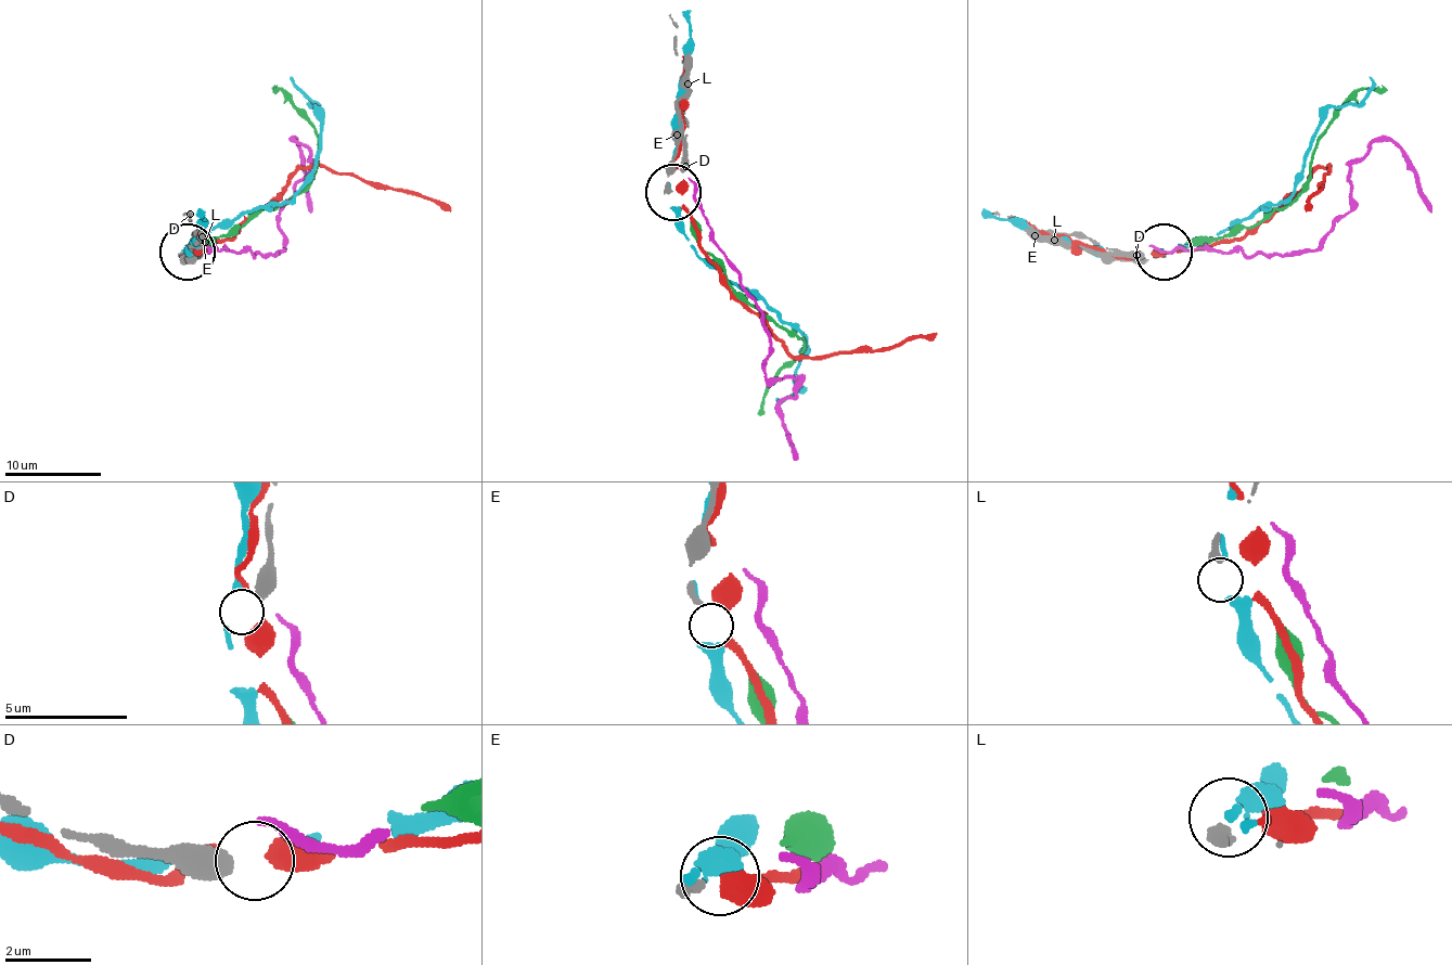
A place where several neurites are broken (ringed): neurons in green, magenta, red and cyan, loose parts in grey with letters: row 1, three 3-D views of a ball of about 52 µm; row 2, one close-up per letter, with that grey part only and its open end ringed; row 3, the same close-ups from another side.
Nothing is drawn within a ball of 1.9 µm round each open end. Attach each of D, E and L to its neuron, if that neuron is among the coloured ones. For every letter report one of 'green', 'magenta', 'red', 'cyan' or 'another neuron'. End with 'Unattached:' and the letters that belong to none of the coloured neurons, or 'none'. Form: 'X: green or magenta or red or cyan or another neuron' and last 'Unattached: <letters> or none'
D: another neuron
E: another neuron
L: another neuron
Unattached: D, E, L

